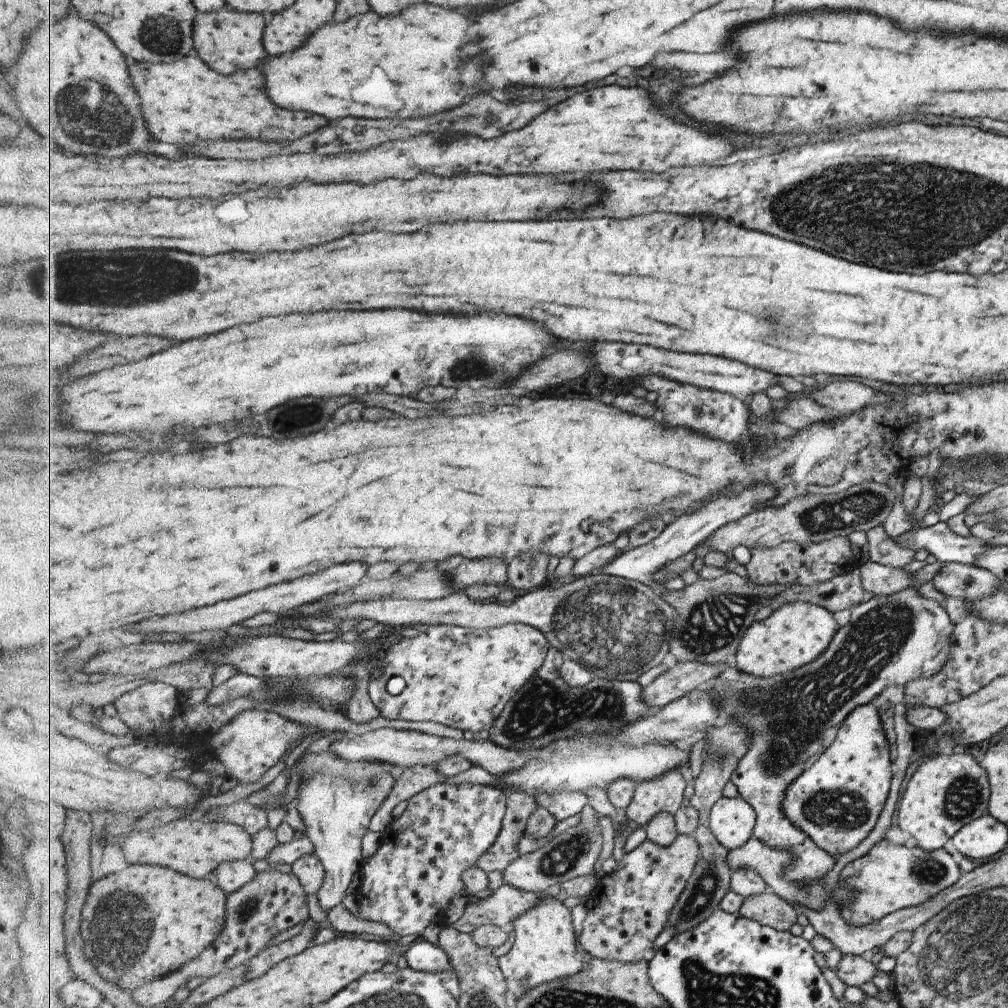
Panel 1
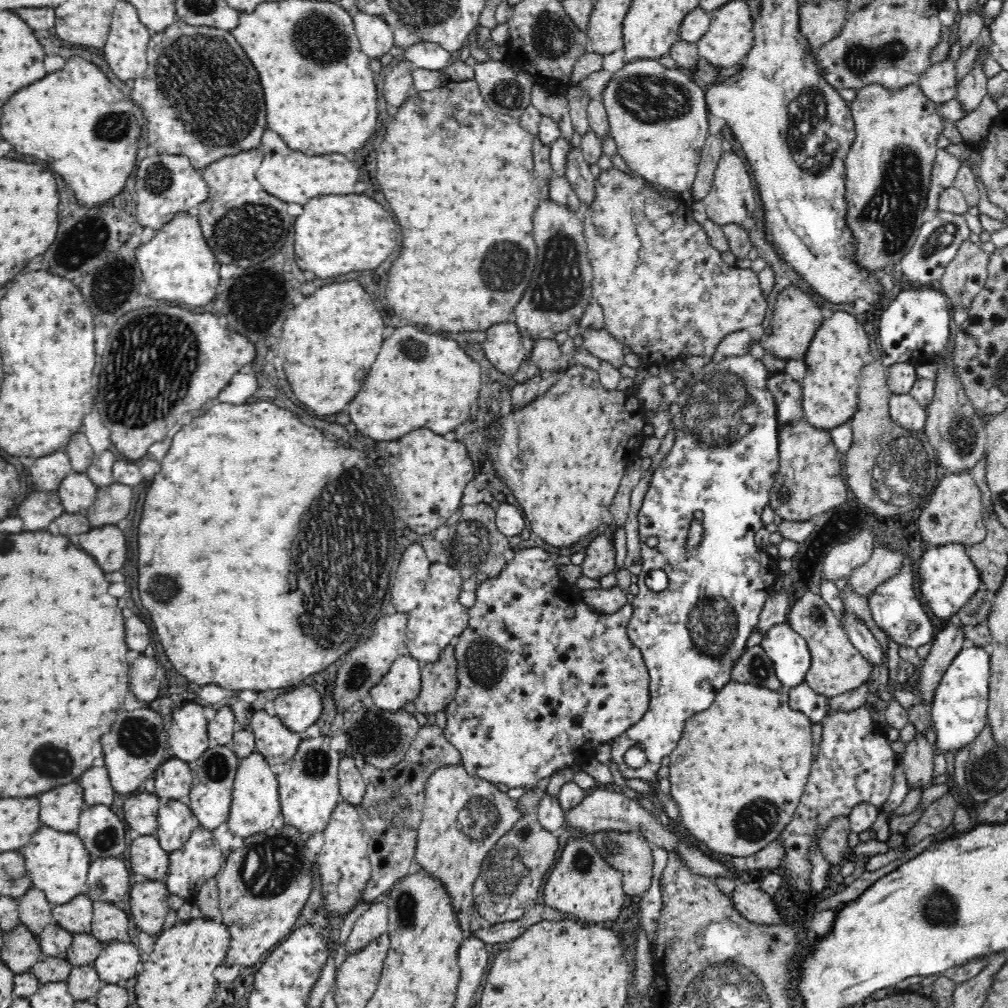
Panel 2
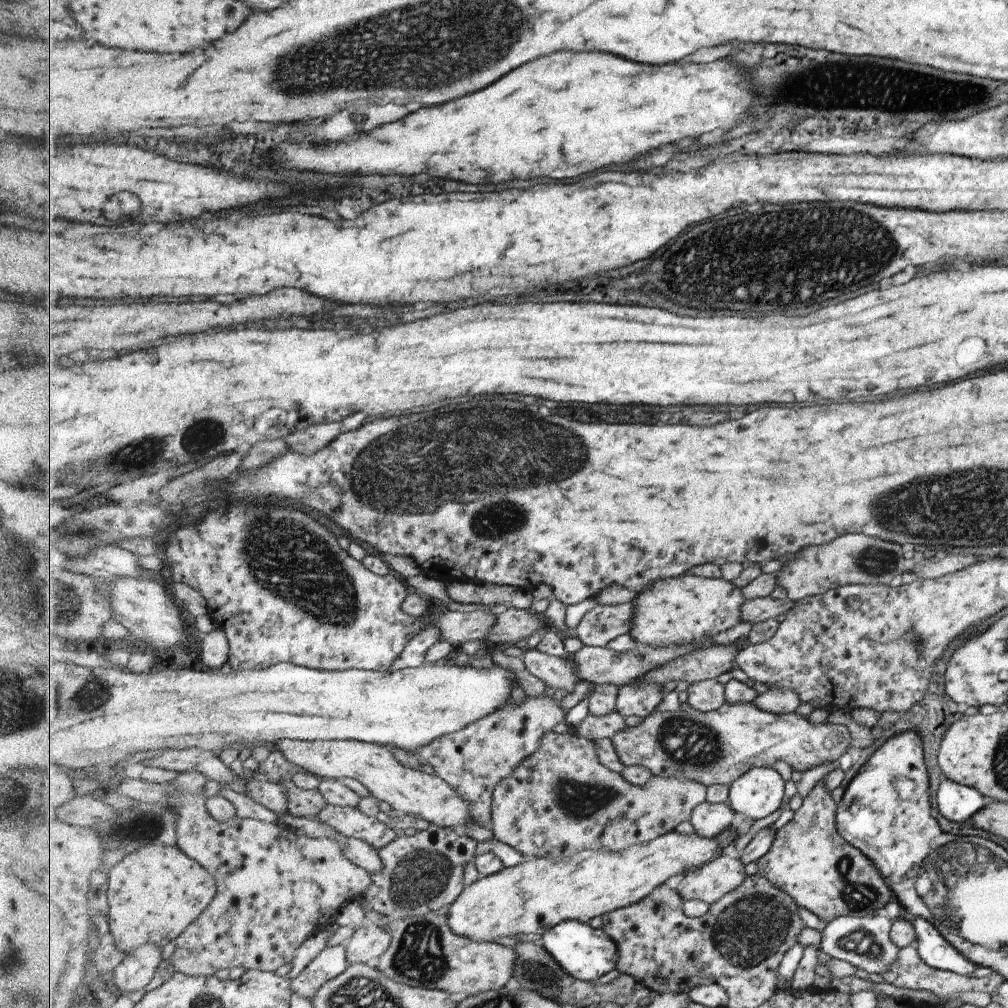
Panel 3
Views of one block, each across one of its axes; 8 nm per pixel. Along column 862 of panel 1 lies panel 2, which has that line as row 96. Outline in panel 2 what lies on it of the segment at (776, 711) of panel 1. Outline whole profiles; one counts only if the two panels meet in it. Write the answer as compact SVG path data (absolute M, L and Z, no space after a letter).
M640 58L626 63L617 72L612 73L600 100L606 109L609 135L616 142L618 155L624 159L630 170L638 173L646 182L675 194L692 190L703 156L701 150L707 144L706 136L709 136L704 90L698 88L696 82L677 68L667 68L657 60Z

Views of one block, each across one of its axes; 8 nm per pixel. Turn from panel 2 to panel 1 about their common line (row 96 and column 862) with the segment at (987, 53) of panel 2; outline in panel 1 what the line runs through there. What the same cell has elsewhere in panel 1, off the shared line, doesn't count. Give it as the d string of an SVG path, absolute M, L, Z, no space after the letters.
M845 953L840 956L834 968L833 970L839 980L847 987L857 987L864 982L870 981L873 973L877 970L868 960L868 957Z

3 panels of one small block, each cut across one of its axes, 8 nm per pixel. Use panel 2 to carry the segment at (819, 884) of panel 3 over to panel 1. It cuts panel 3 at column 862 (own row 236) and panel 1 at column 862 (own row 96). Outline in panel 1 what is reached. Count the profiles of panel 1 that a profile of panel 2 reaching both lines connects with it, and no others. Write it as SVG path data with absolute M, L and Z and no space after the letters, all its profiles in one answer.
M885 838L881 839L839 871L838 884L852 888L854 899L852 904L845 903L838 914L847 924L864 927L890 912L931 899L935 893L951 886L960 873L954 858L943 848L925 852L909 843L895 845Z

